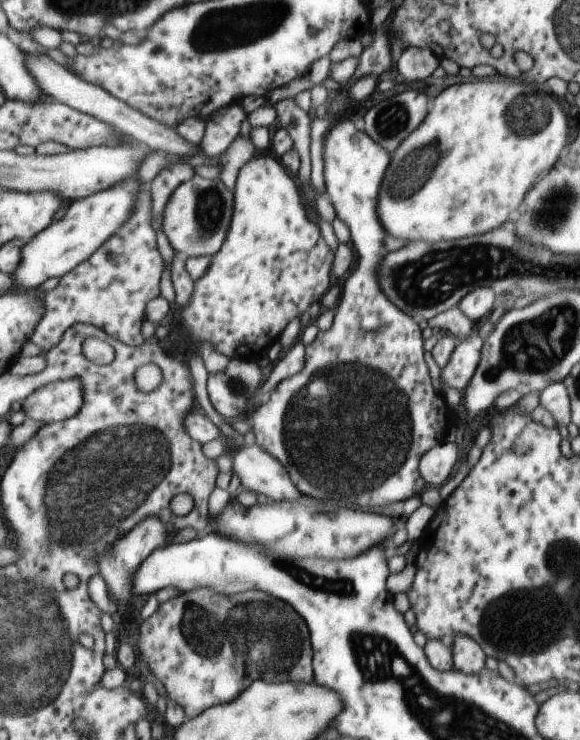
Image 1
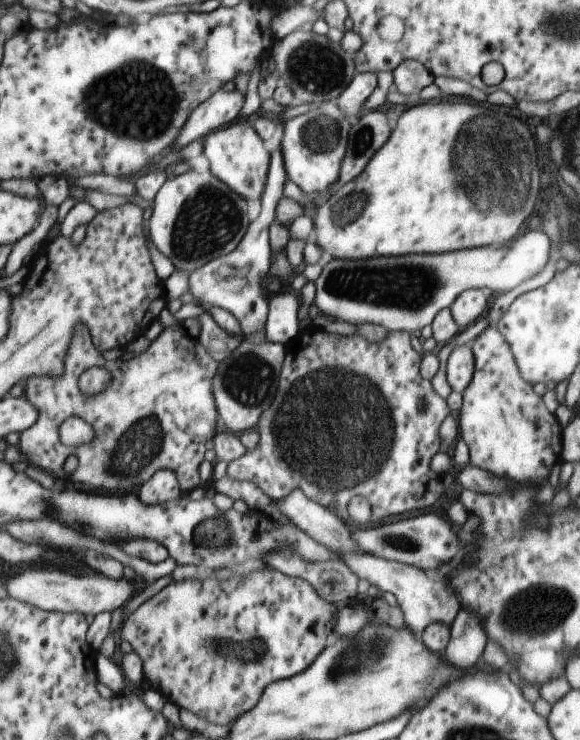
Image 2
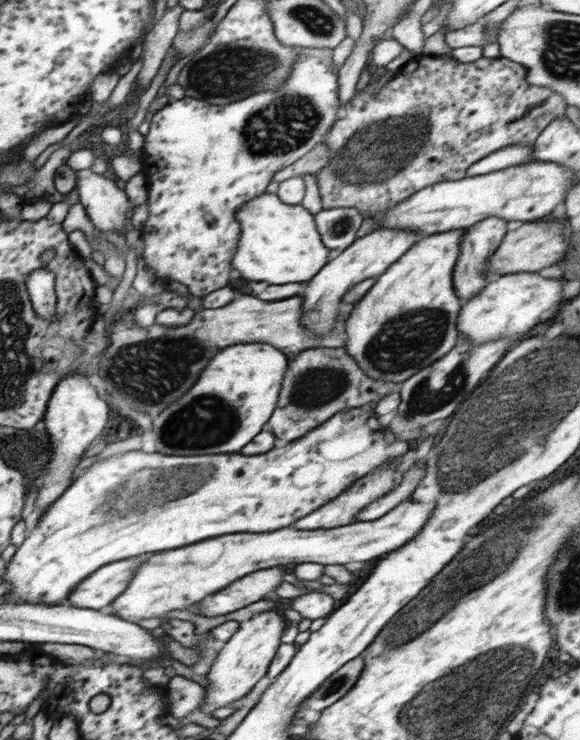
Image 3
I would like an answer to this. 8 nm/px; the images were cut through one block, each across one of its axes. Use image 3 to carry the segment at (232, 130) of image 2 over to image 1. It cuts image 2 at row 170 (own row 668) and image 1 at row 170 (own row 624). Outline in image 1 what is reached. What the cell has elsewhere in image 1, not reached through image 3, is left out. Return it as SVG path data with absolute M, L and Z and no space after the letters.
M271 151L257 152L251 157L236 174L233 187L233 218L232 226L229 227L227 238L224 240L223 246L213 255L212 265L209 267L208 273L196 282L195 292L192 296L190 305L185 309L178 308L176 314L176 326L184 334L184 340L181 341L185 346L189 346L189 350L198 347L199 340L209 341L217 352L227 356L228 359L249 359L256 361L261 354L267 352L268 348L277 340L279 334L285 328L289 320L294 317L305 316L305 312L315 313L321 309L321 300L325 300L325 296L329 296L329 289L335 285L333 276L333 264L337 264L337 252L333 248L329 248L329 240L325 240L325 228L321 228L321 216L317 216L315 210L310 211L310 206L303 206L299 196L299 183L295 179L293 172L289 172L283 164L281 164L281 156L273 155Z

